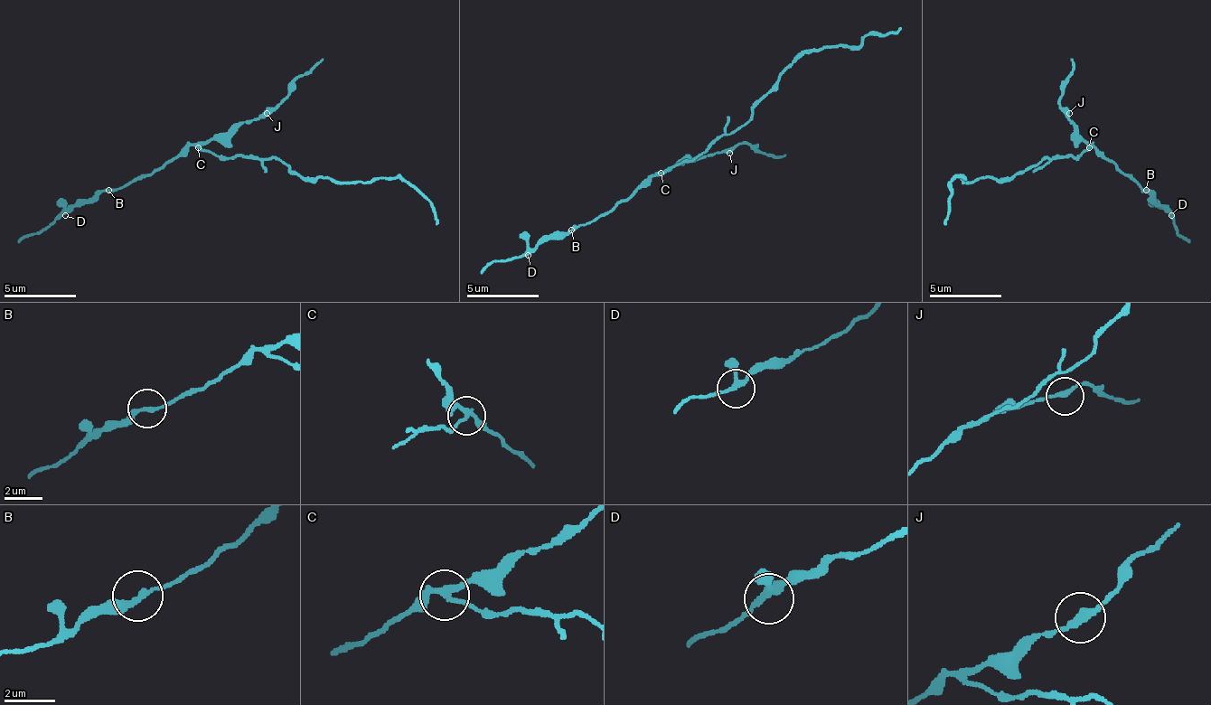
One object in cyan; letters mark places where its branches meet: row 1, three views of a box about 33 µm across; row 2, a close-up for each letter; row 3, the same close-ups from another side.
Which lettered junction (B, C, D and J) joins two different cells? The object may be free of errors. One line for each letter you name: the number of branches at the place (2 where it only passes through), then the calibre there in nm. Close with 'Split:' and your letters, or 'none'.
C: Branches: 3. Thickness 200 nm
Split: C

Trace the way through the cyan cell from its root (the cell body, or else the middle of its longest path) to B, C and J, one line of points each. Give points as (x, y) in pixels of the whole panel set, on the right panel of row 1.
B: (1070, 157), (1077, 157), (1088, 146), (1095, 146), (1124, 175), (1146, 190)
C: (1070, 157), (1077, 157), (1088, 146)
J: (1070, 157), (1077, 157), (1088, 146), (1077, 136), (1070, 121), (1070, 114)

